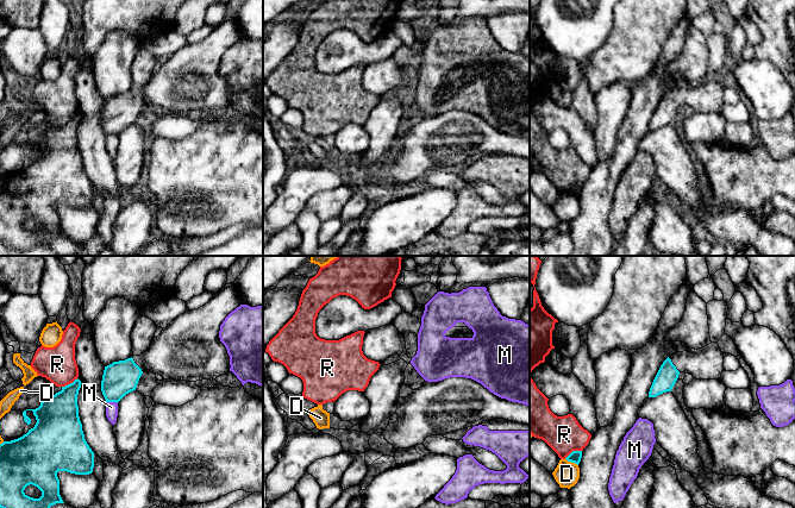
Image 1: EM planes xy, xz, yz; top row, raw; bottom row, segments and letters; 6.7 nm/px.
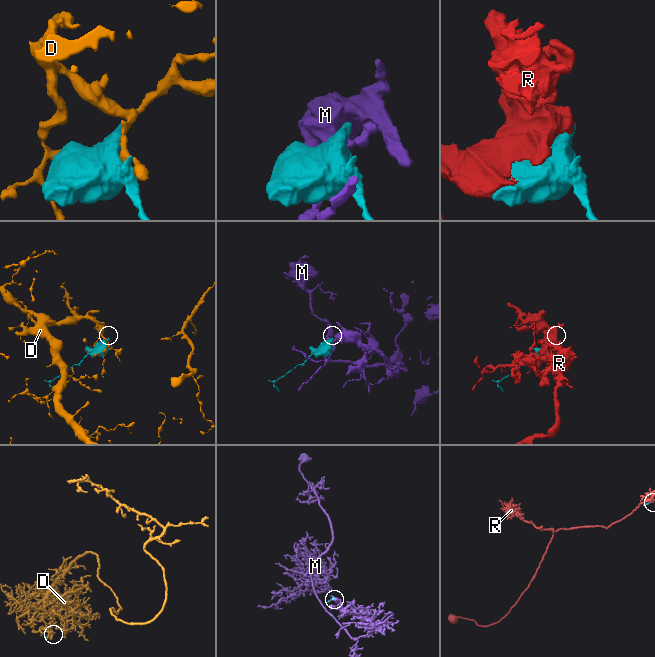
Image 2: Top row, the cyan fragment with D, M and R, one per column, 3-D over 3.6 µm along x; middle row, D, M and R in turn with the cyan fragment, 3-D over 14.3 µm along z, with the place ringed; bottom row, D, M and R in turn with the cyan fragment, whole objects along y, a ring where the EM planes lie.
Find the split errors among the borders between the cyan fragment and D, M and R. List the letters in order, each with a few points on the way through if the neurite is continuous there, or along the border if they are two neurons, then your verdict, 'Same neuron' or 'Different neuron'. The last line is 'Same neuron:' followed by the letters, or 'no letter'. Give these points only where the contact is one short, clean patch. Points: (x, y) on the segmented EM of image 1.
D: Different neuron
M: Different neuron
R: Different neuron
Same neuron: no letter

